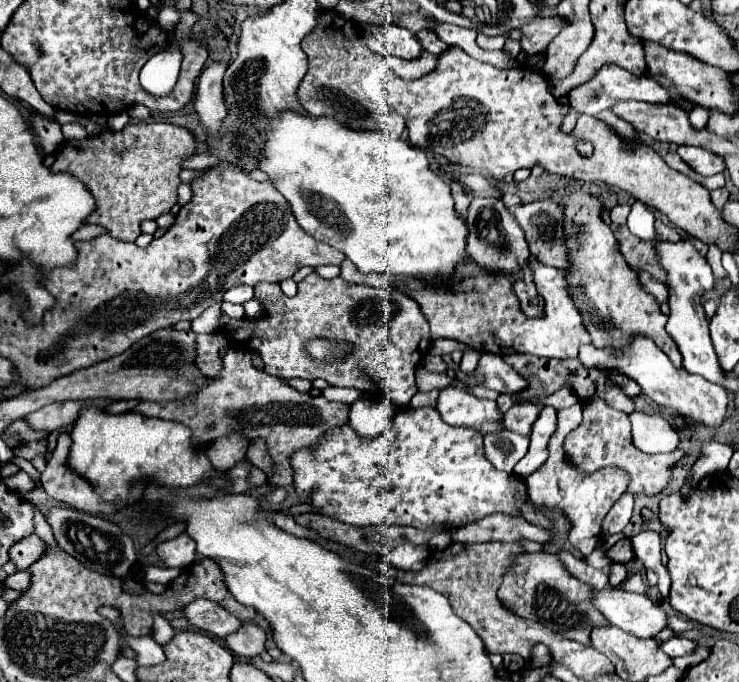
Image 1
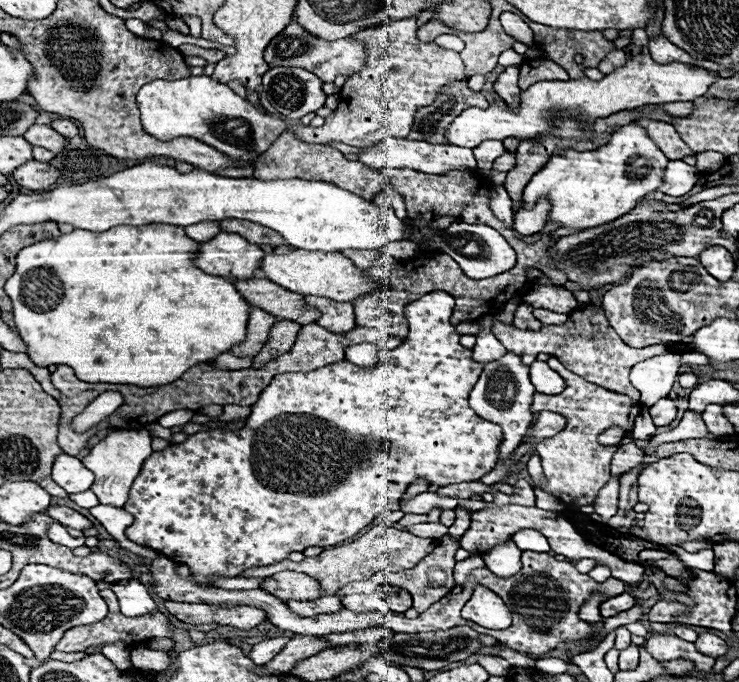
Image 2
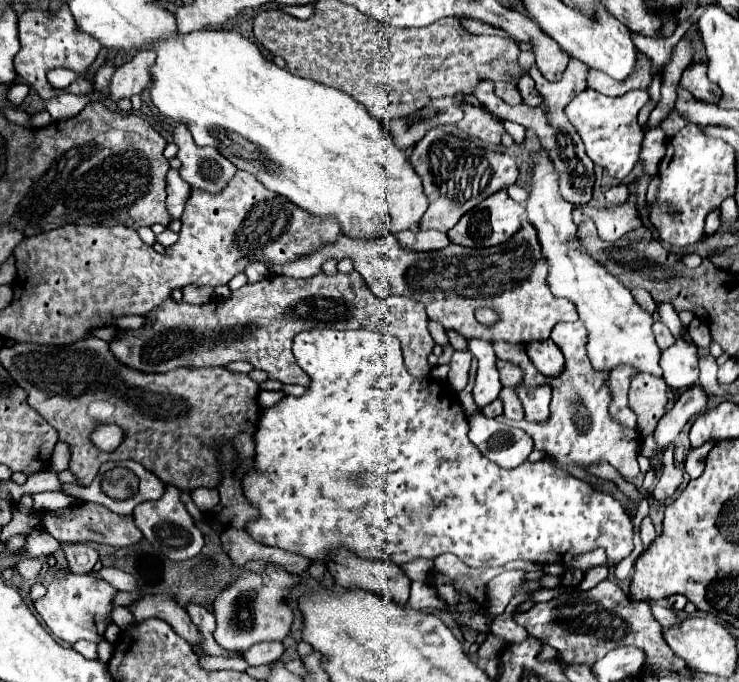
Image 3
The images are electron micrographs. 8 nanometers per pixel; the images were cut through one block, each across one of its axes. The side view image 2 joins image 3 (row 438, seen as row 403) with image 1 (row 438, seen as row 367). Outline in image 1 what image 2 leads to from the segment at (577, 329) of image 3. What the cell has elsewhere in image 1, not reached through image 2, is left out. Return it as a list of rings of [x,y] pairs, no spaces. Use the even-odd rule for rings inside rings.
[[[574,404],[566,410],[558,410],[556,432],[552,434],[552,438],[548,442],[548,458],[524,482],[528,486],[528,496],[536,508],[550,506],[552,510],[562,512],[570,520],[568,540],[576,550],[580,550],[584,556],[588,556],[596,548],[596,544],[602,536],[604,516],[610,512],[614,502],[624,494],[624,490],[628,486],[628,474],[624,470],[614,470],[614,468],[602,468],[592,474],[582,474],[568,462],[568,458],[562,450],[562,442],[570,430],[578,428],[580,422],[582,422],[582,406],[580,404]]]

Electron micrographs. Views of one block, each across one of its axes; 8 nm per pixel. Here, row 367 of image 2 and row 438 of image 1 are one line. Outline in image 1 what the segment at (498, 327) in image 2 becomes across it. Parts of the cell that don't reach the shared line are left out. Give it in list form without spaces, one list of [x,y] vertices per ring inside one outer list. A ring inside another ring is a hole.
[[[592,398],[590,404],[584,408],[582,424],[566,436],[566,442],[562,444],[562,448],[566,450],[570,464],[578,466],[586,474],[592,474],[594,470],[600,470],[606,466],[626,470],[630,476],[626,492],[630,492],[634,496],[664,494],[666,488],[670,486],[674,464],[682,458],[682,450],[674,450],[668,454],[646,454],[646,452],[638,450],[632,442],[628,416],[610,408],[606,402],[602,402],[598,398]]]

